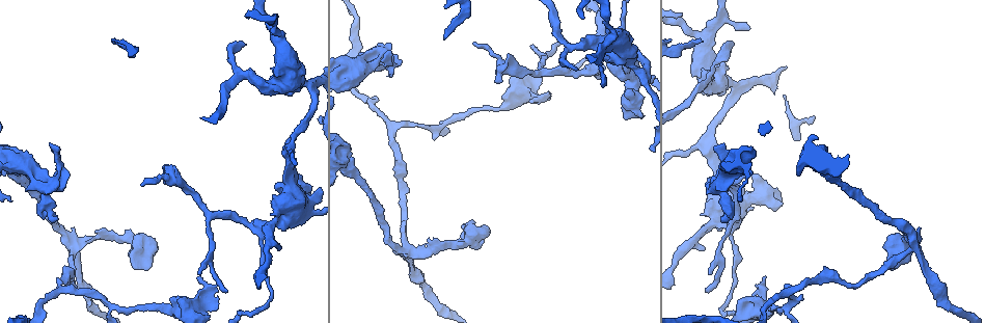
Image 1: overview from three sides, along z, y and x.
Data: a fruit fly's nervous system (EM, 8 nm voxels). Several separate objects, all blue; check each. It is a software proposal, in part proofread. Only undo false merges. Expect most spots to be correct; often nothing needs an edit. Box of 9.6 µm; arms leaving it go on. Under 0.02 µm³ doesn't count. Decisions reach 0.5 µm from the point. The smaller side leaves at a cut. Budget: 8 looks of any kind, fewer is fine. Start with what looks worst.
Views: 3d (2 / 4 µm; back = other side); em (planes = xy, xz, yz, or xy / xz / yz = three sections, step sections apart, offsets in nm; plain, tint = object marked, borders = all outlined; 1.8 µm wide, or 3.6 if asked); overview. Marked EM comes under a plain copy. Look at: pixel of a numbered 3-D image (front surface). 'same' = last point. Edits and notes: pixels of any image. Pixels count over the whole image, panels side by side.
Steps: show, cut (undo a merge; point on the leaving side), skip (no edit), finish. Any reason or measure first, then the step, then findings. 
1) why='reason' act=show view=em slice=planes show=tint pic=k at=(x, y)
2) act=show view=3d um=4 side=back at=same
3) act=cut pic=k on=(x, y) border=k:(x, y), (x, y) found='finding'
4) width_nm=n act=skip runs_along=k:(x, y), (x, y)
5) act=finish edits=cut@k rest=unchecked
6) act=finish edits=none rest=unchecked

why='three arms meet' act=show view=em slice=xy step=8 show=tint pic=1 at=(258, 226)

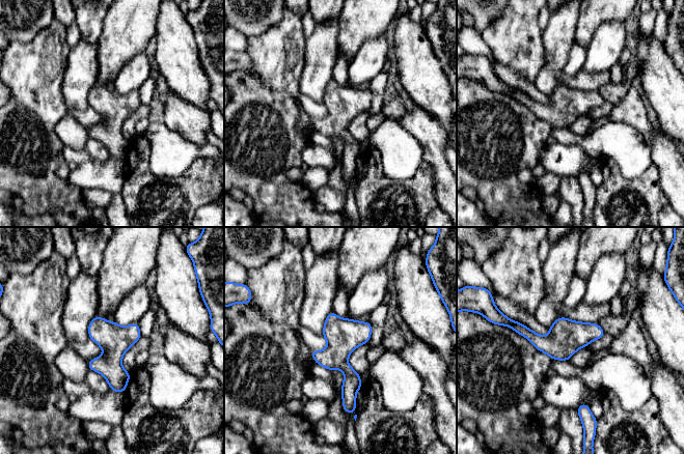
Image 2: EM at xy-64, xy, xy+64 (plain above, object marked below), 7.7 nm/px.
width_nm=240 act=skip runs_along=2:(331, 315), (349, 371), (346, 405) found='all the same cell'

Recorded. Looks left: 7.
why='three-way junction' act=show view=3d um=4 side=back pic=1 at=(135, 241)

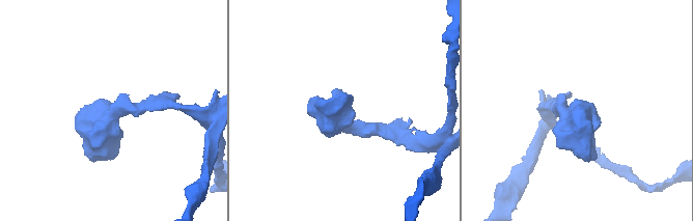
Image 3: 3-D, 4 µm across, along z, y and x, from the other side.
why='shape alone is not enough' act=show view=em slice=xy step=4 show=tint pic=3 at=(564, 110)

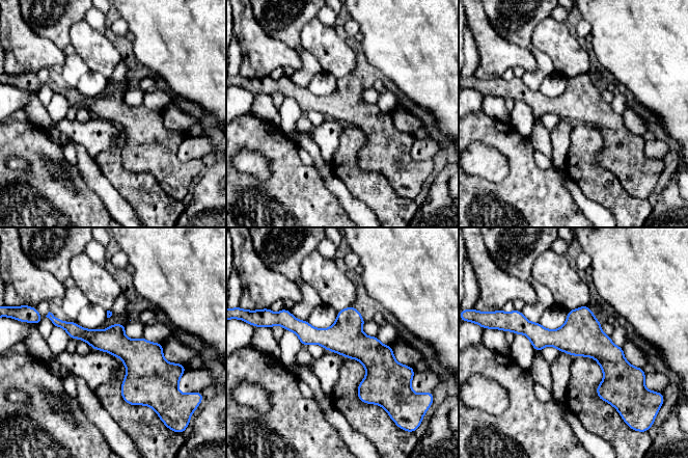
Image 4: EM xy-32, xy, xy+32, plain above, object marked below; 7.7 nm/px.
why='cut it another way' act=show view=em slice=planes show=tint at=same

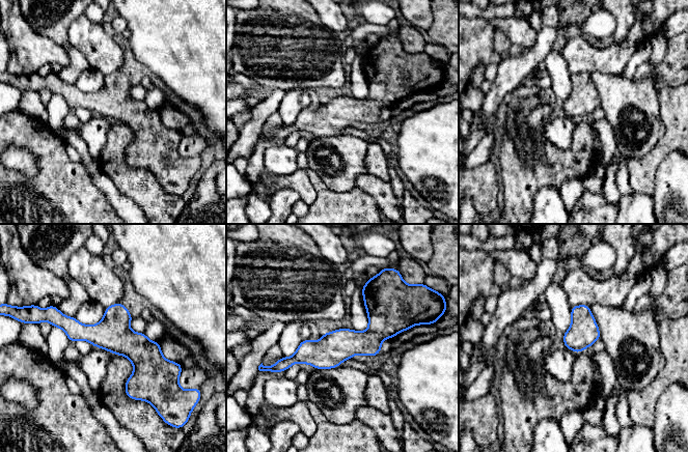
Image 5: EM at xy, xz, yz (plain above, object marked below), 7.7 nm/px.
act=skip runs_along=5:(403, 325), (284, 362) found='continuous, no second cell'

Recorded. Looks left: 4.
why='thick turns thin' act=show view=em um=3.6 slice=yz step=4 show=tint pic=1 at=(629, 62)

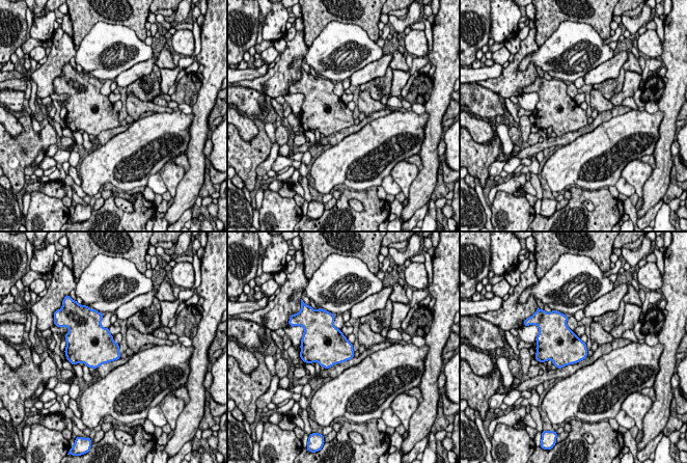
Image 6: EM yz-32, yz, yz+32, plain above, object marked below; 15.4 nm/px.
why='cut it another way' act=show view=em um=3.6 slice=planes show=tint at=same

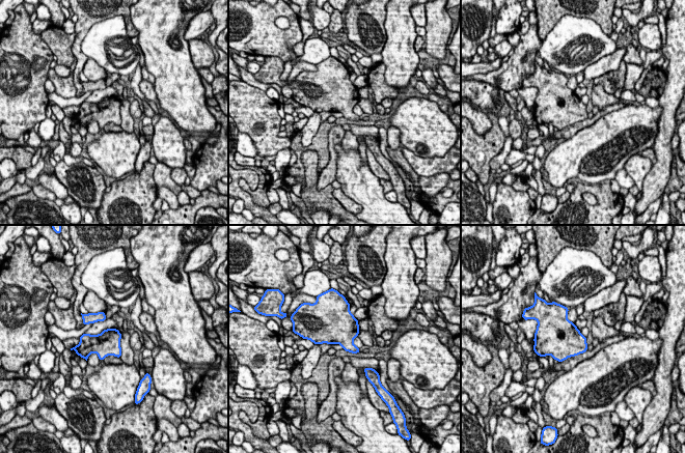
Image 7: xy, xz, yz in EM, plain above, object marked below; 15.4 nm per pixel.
width_nm=380 act=skip found='one cell here'

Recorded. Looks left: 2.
why='three arms meet' act=show view=em slice=planes show=tint pic=1 at=(792, 289)

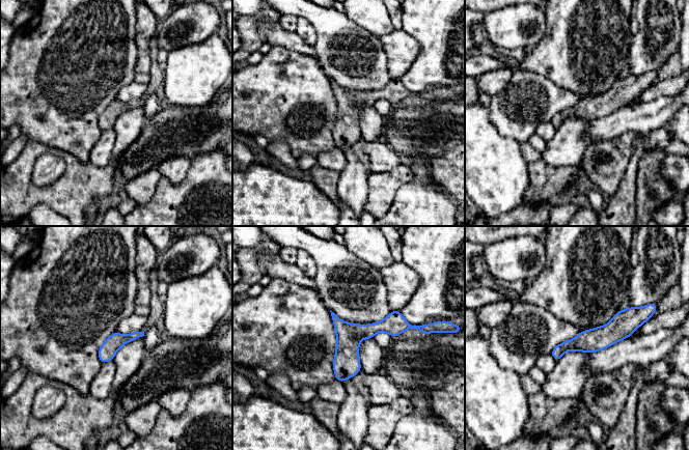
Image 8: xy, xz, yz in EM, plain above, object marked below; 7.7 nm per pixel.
act=skip runs_along=8:(639, 320), (554, 354) found='continuous, no second cell'

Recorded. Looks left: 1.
act=finish edits=none rest=unchecked

